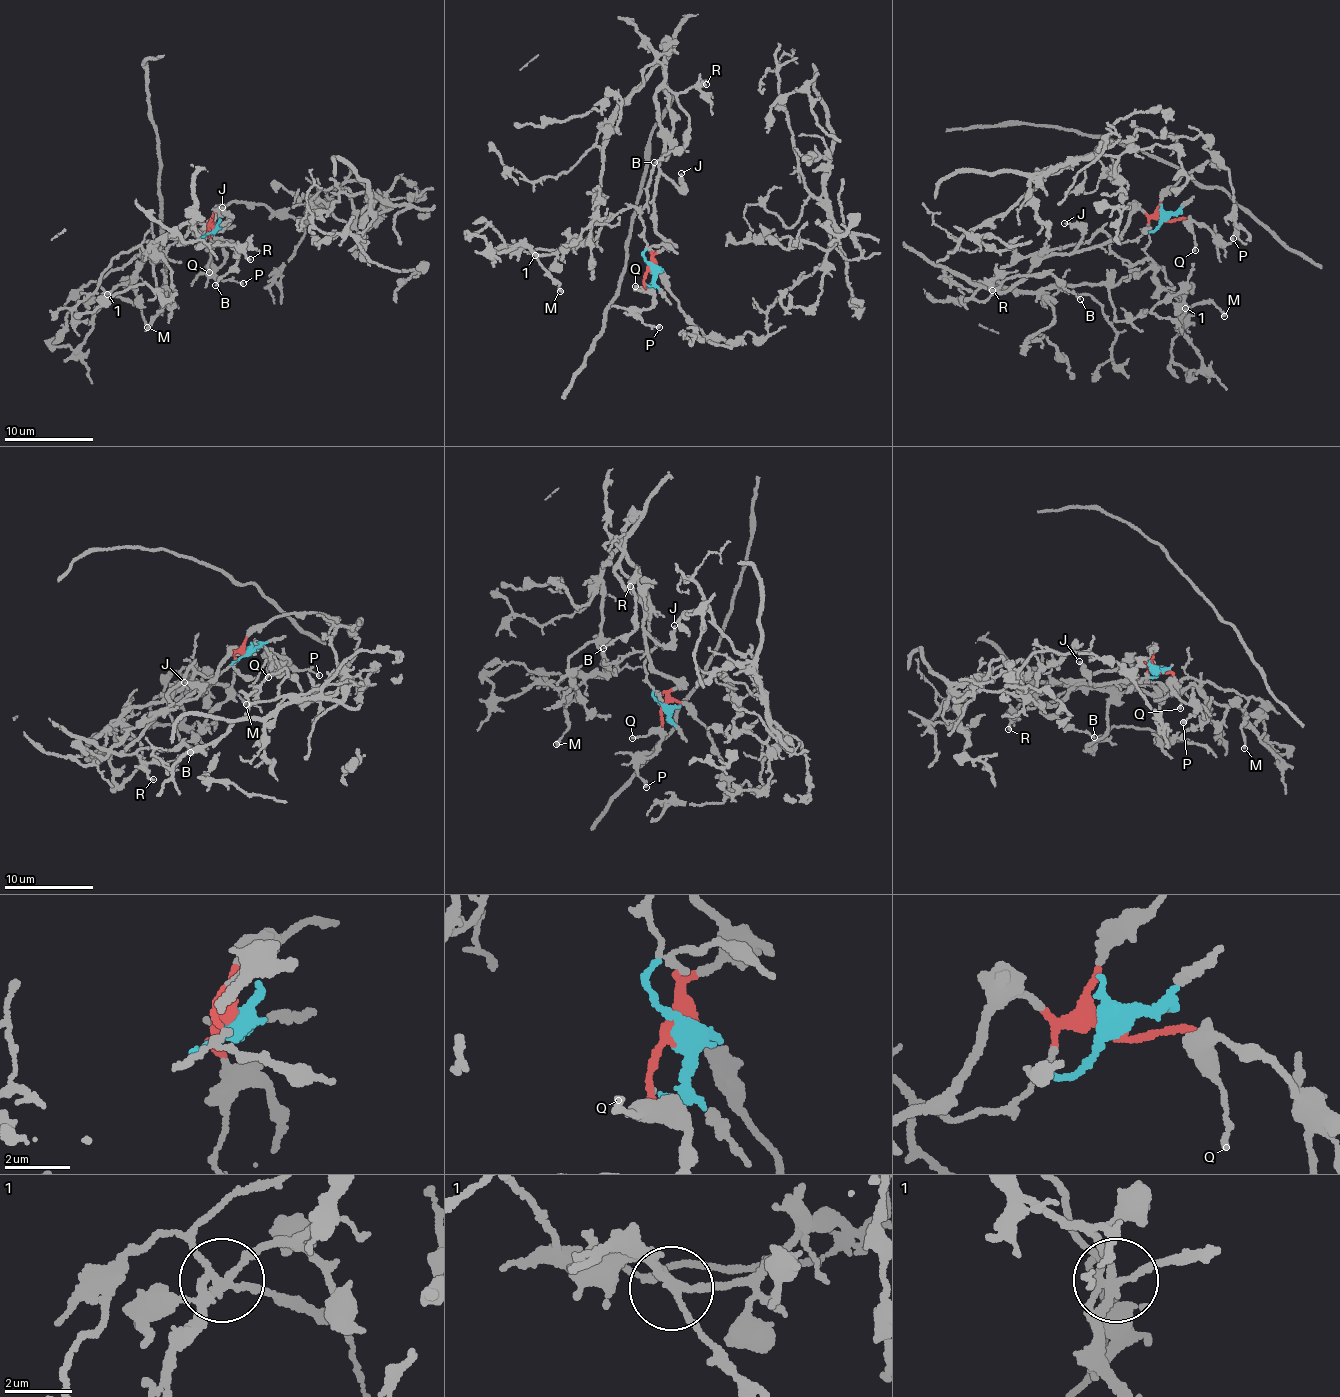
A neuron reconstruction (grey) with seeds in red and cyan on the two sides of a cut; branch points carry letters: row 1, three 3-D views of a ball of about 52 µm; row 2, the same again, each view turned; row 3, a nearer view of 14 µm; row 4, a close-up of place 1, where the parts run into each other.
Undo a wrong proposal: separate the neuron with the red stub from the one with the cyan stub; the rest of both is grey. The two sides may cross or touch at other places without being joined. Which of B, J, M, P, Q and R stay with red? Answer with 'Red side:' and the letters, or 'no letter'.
Red side: B, J, P, Q, R

